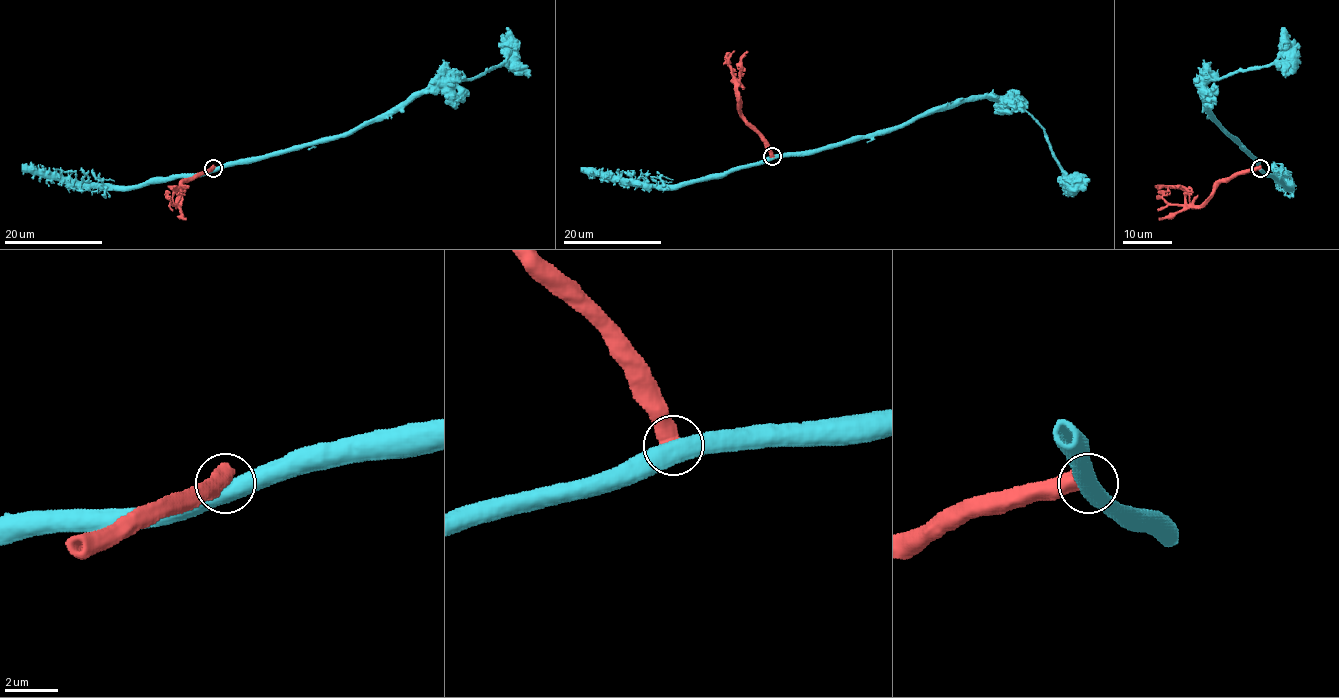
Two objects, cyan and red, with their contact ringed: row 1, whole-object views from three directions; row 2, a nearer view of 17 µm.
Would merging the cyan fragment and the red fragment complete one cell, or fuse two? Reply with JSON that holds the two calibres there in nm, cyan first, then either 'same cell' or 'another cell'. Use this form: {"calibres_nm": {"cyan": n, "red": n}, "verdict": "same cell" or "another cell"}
{"calibres_nm": {"cyan": 550, "red": 650}, "verdict": "another cell"}

